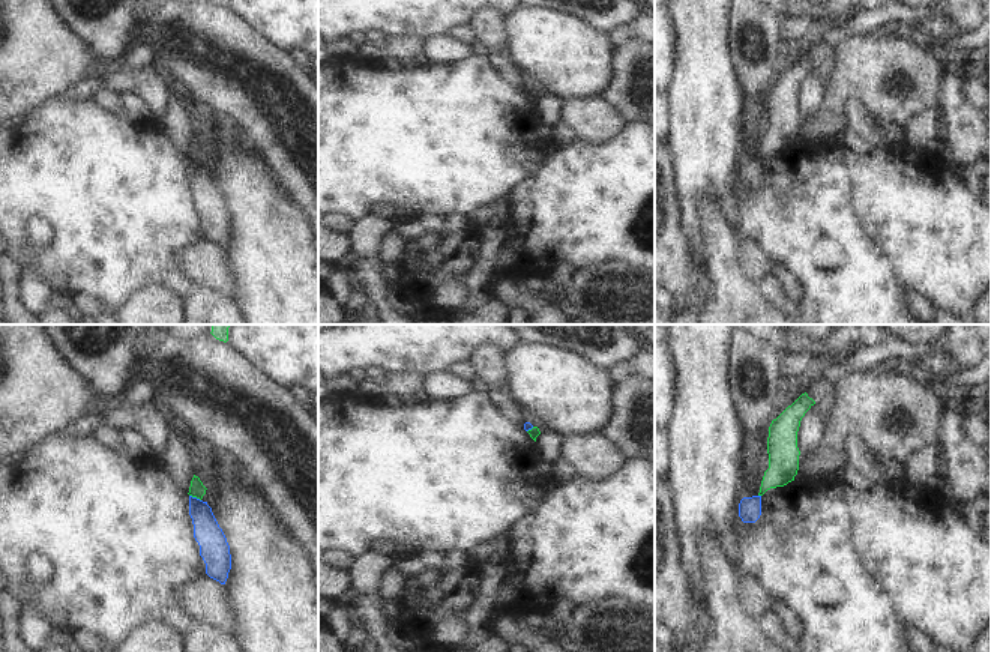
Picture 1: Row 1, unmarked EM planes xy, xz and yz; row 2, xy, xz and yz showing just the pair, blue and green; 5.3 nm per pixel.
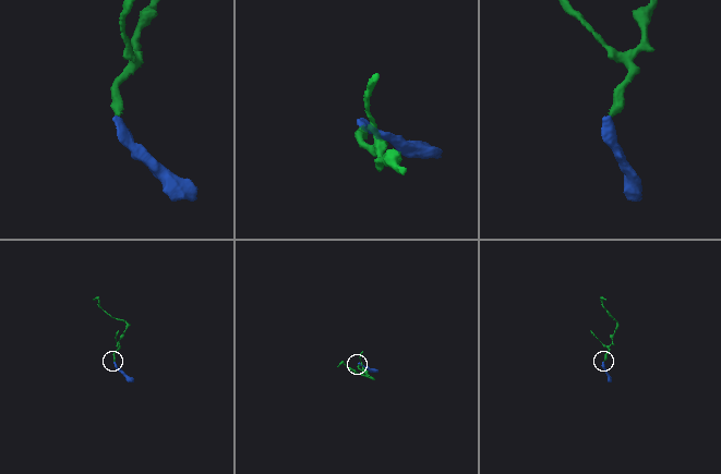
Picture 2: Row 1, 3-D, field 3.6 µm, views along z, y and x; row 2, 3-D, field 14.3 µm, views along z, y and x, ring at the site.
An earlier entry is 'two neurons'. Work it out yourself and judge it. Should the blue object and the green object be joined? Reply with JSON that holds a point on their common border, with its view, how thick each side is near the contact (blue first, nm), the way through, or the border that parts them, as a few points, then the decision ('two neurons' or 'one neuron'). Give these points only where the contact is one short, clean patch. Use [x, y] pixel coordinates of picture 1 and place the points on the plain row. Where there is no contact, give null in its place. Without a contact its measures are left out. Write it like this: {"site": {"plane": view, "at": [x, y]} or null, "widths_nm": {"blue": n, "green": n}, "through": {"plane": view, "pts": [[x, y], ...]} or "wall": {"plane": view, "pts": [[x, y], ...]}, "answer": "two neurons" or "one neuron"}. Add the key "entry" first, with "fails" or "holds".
{"entry": "holds", "site": {"plane": "xy", "at": [195, 161]}, "widths_nm": {"blue": 150, "green": 80}, "wall": {"plane": "xy", "pts": [[189, 158], [200, 164]]}, "answer": "two neurons"}

